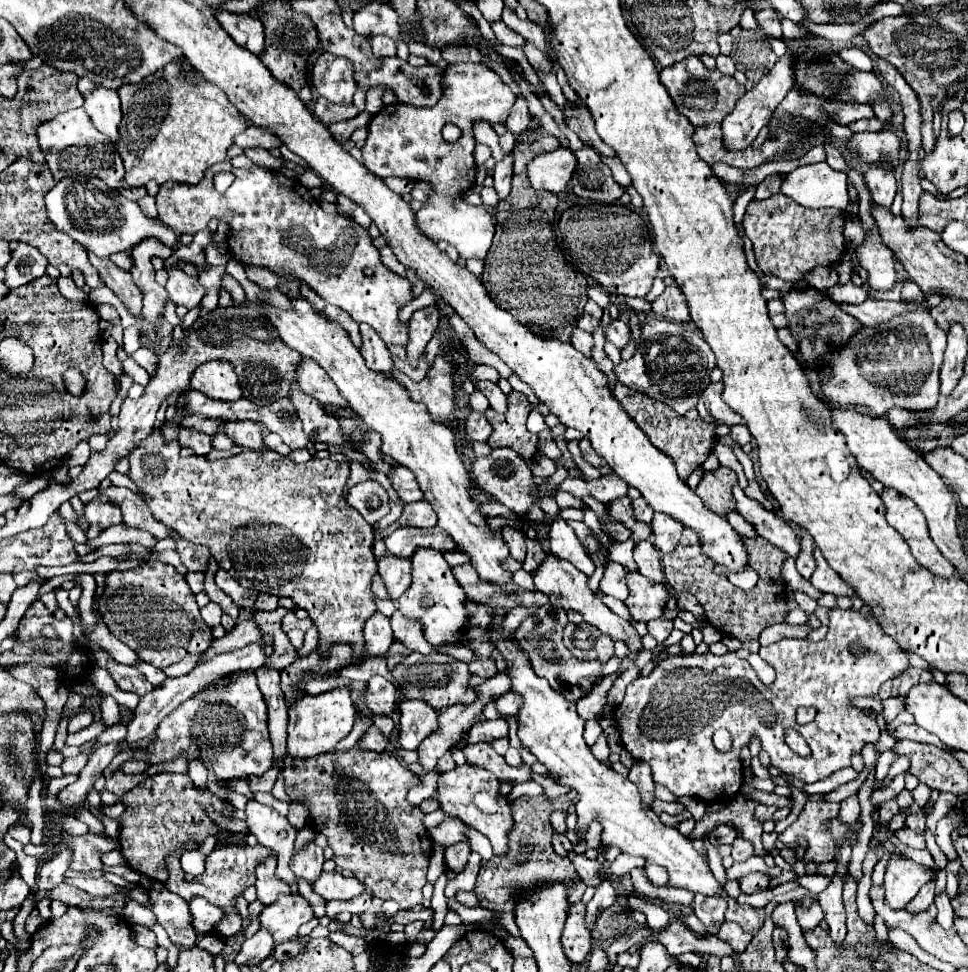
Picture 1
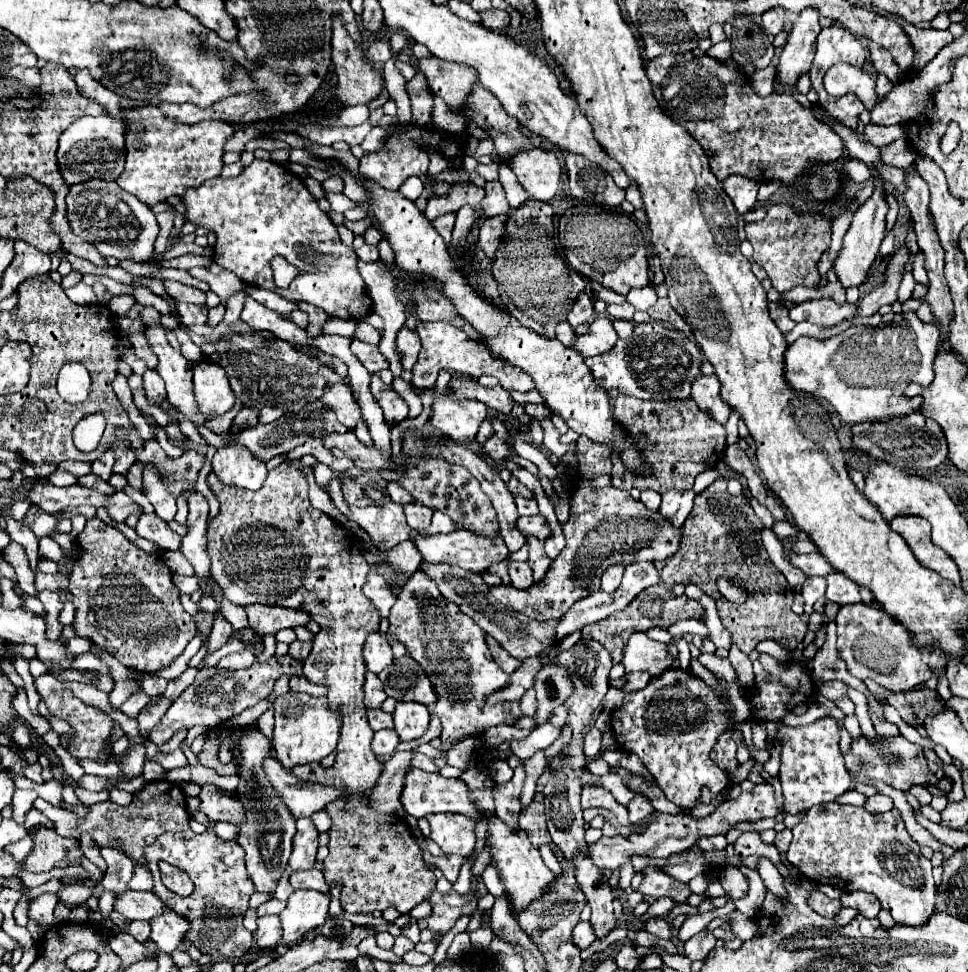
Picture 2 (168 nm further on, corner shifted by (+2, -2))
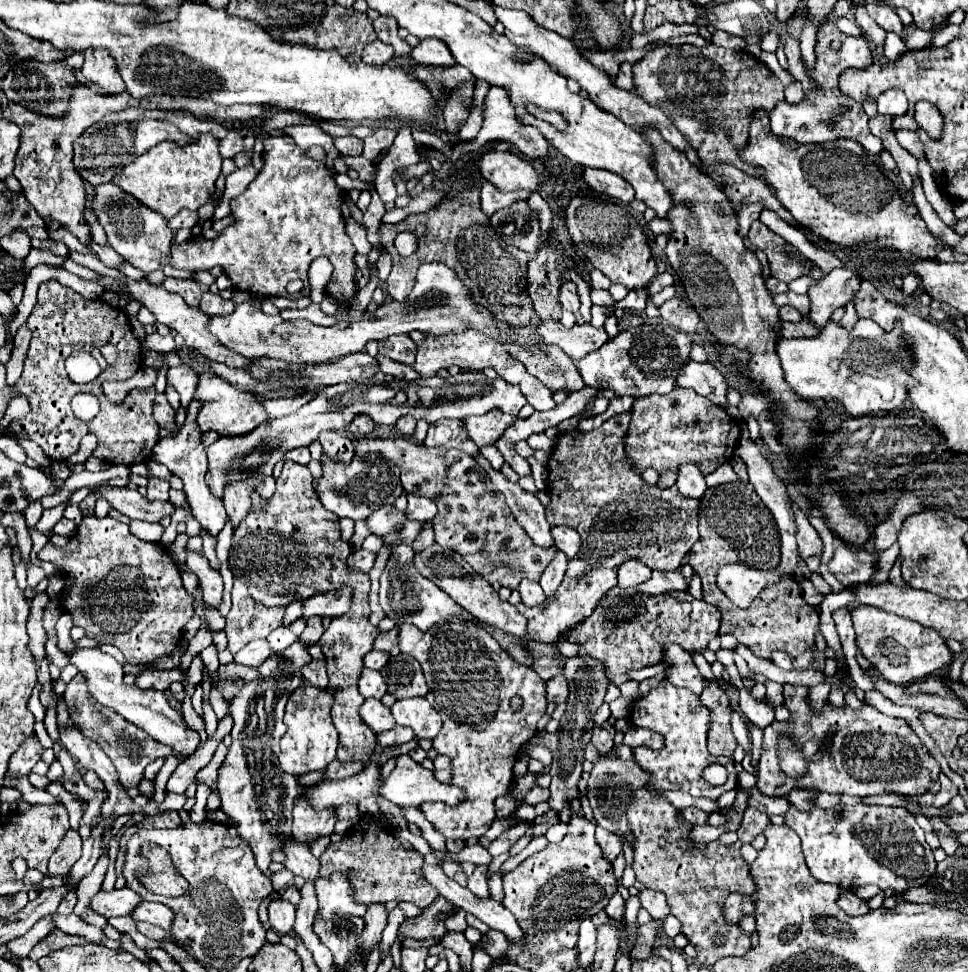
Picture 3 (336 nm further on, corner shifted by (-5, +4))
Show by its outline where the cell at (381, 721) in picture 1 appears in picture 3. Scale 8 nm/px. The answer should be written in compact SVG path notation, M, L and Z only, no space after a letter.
M365 700L365 704L359 710L359 716L375 734L395 726L391 710L387 706L383 706L381 700Z

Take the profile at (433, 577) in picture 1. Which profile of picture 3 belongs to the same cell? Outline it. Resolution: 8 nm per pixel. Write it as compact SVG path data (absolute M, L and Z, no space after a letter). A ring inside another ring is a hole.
M451 616L447 622L441 622L429 628L427 632L421 632L417 626L407 622L399 624L399 648L403 654L409 654L415 660L419 660L423 668L423 674L429 684L429 694L425 698L443 718L443 728L439 736L433 738L433 748L439 754L445 754L453 760L451 784L457 784L465 788L467 792L467 800L459 806L451 807L441 802L425 804L423 810L427 812L427 820L445 838L461 838L461 840L467 840L471 836L479 838L481 834L487 832L487 828L495 820L495 798L507 794L511 788L513 764L515 764L519 746L527 742L531 736L535 736L537 722L545 714L545 708L547 708L545 682L531 668L523 664L515 664L515 660L511 660L507 652L499 648L499 642L483 626L479 626L477 622L465 620L461 616ZM513 696L523 698L523 708L519 712L511 710L509 700Z

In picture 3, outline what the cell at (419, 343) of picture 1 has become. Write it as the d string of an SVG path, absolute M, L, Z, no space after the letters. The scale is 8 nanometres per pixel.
M397 334L397 336L391 336L391 338L379 342L379 354L387 356L391 360L403 362L407 366L413 366L413 362L415 362L415 348L417 348L417 344L407 334Z

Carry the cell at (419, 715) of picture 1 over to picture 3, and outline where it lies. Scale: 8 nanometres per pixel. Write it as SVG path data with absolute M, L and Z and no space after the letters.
M405 698L391 706L393 718L399 726L409 726L417 738L435 738L441 730L441 716L427 702L427 698Z

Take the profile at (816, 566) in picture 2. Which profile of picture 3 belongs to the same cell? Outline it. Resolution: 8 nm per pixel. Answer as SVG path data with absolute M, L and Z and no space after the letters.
M841 544L835 548L833 558L827 562L827 568L843 586L851 586L857 582L867 582L877 570L877 564L879 558L875 554L853 550Z

